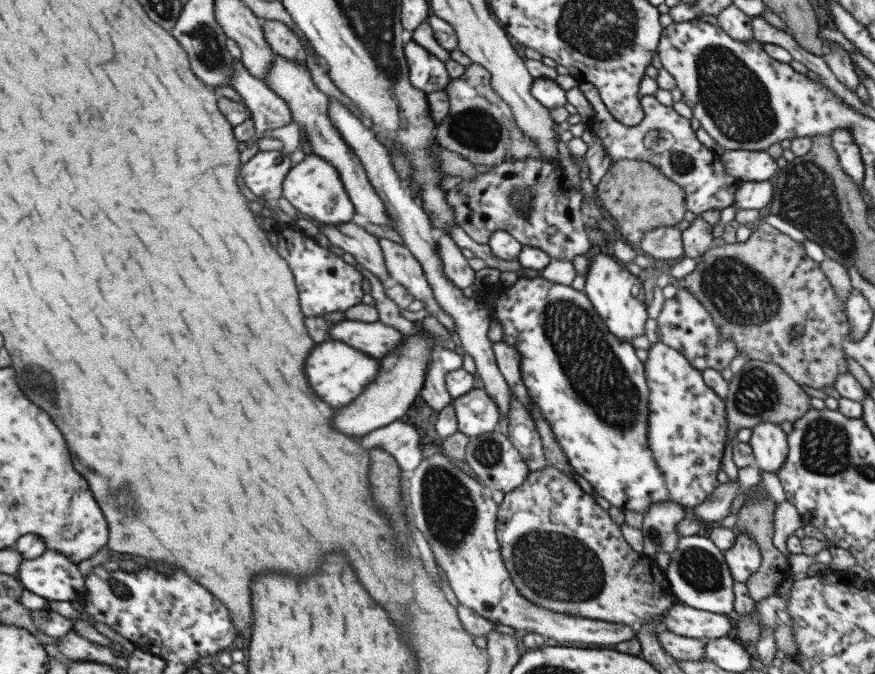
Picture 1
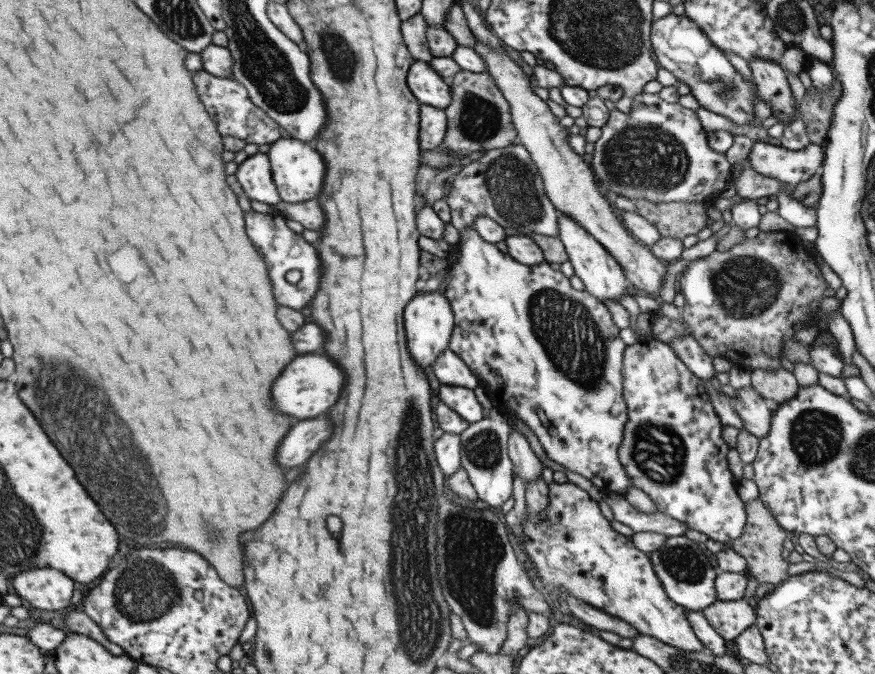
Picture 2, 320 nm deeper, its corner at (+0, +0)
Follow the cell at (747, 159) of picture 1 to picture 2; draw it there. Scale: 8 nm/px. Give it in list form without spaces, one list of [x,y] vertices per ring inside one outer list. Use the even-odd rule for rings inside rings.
[[[757,140],[747,158],[753,172],[765,178],[797,185],[815,175],[823,157],[823,150],[818,144],[809,143],[801,150],[794,151]]]

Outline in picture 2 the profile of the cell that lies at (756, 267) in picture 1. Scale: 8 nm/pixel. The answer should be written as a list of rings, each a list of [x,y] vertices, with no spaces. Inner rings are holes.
[[[759,231],[759,233],[751,238],[741,241],[740,243],[734,244],[730,249],[724,252],[713,251],[709,255],[689,261],[686,263],[685,270],[676,283],[677,292],[683,295],[685,300],[682,308],[679,309],[679,313],[683,321],[690,328],[690,334],[692,337],[699,343],[699,346],[703,349],[705,354],[708,354],[710,357],[720,356],[721,358],[727,359],[731,366],[737,366],[742,369],[747,369],[749,371],[755,369],[770,369],[771,371],[779,370],[780,359],[781,359],[781,350],[785,342],[789,340],[795,340],[794,334],[805,328],[806,326],[815,327],[817,326],[817,321],[815,321],[815,312],[816,309],[809,307],[811,300],[817,299],[827,288],[819,268],[815,264],[814,260],[811,257],[803,242],[797,237],[794,233],[787,231]]]

